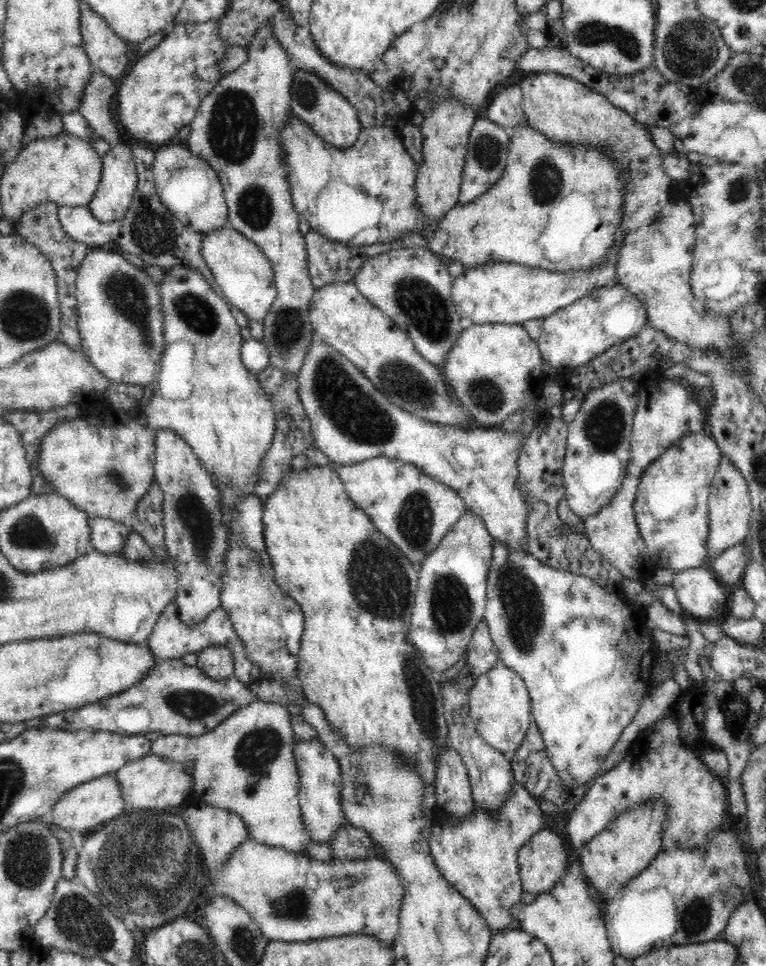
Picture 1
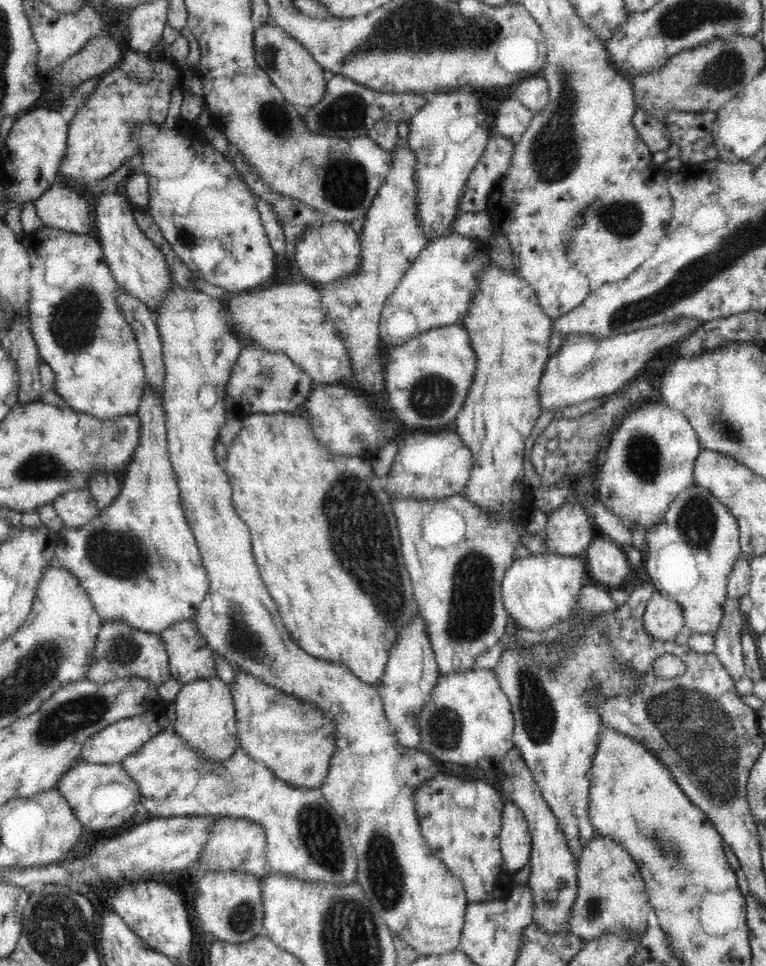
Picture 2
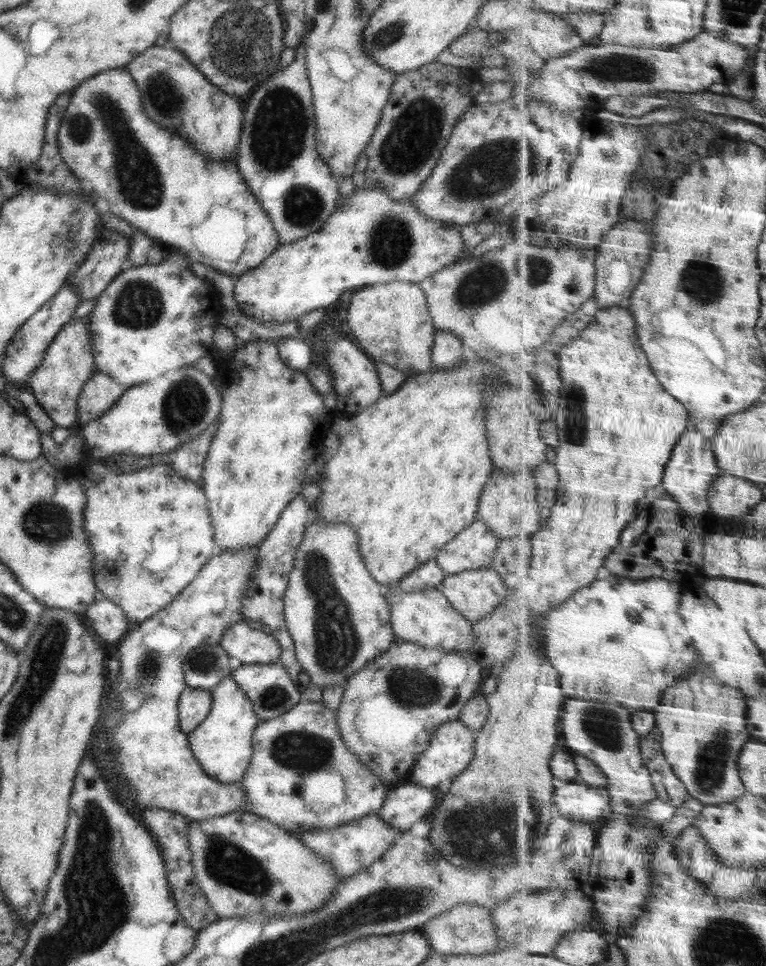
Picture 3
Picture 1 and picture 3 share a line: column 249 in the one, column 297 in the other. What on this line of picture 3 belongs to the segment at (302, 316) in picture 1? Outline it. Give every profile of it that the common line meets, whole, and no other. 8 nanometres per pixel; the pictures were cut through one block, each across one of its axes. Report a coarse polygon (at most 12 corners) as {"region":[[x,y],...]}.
{"region":[[296,58],[254,90],[234,156],[280,244],[316,232],[339,184]]}

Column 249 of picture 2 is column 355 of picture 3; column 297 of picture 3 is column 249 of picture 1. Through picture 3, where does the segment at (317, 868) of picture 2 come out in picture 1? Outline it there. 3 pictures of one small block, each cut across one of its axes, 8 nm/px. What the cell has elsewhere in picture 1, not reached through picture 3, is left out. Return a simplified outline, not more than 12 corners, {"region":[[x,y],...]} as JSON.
{"region":[[254,700],[208,734],[161,734],[196,794],[251,838],[303,854],[287,706]]}

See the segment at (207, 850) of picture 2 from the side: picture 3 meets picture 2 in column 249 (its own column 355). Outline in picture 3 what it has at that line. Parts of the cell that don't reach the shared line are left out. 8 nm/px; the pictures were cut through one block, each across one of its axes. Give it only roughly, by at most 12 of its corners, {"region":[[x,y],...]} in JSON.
{"region":[[376,813],[299,839],[334,874],[352,876],[399,836]]}

